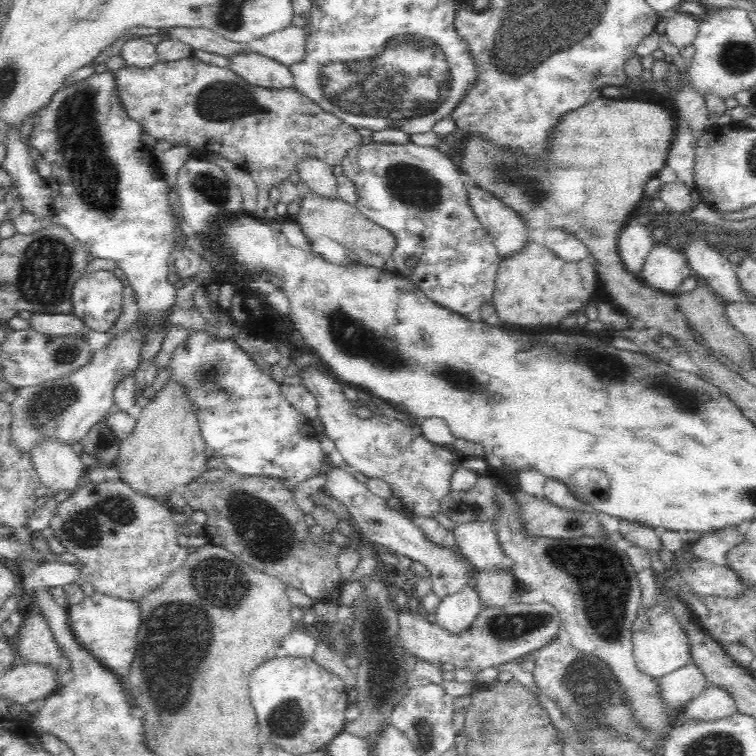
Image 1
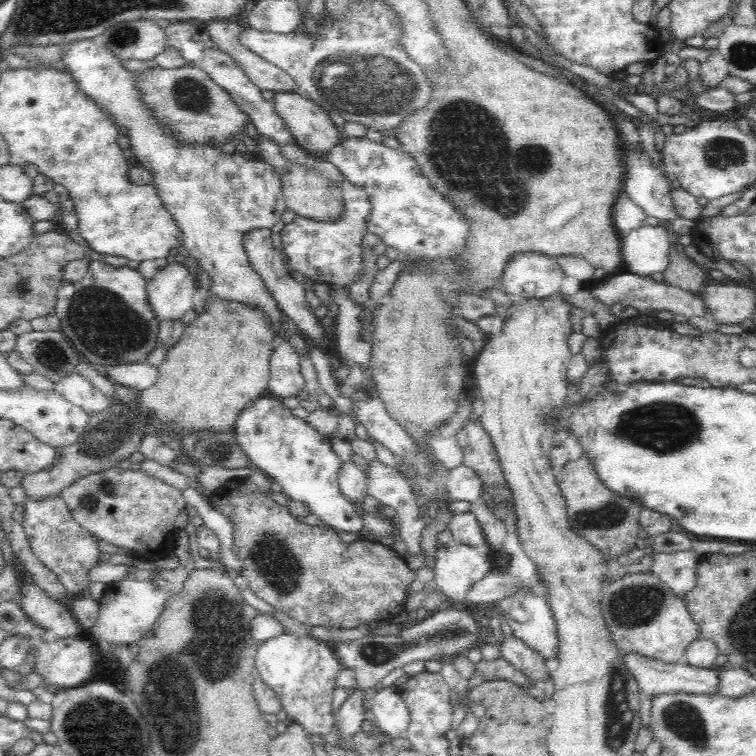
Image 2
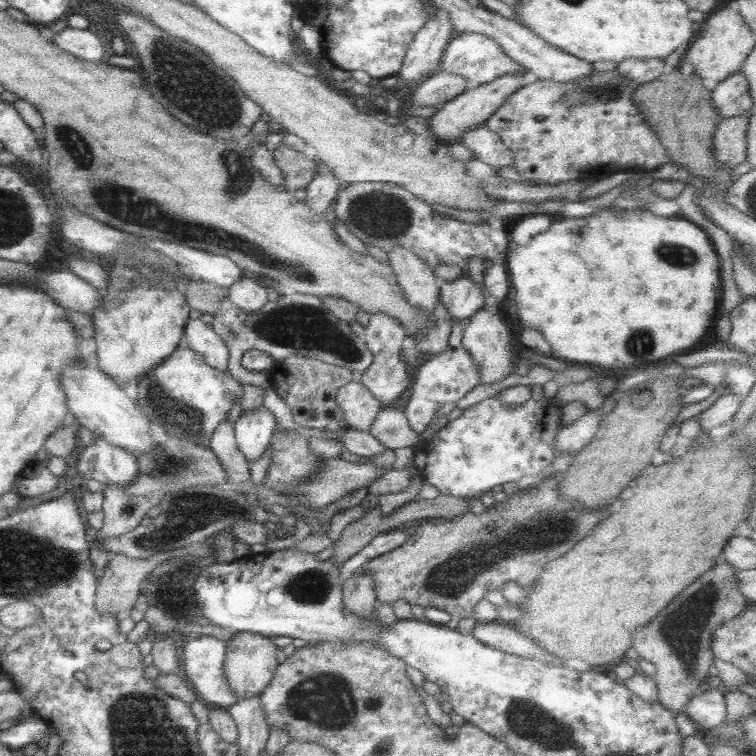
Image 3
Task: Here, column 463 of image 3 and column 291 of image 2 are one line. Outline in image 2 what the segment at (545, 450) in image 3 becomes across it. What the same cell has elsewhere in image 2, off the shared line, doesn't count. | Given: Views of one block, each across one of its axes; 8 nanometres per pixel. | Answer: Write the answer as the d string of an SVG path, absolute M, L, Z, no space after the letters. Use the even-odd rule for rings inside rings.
M267 394L258 396L242 413L233 425L234 441L240 445L253 469L262 472L271 482L281 486L281 492L292 499L304 503L311 515L318 517L323 525L336 532L350 532L354 538L361 536L363 520L354 511L352 503L342 495L338 486L338 470L342 461L332 450L330 438L321 435L307 420L301 420L284 406L282 399Z

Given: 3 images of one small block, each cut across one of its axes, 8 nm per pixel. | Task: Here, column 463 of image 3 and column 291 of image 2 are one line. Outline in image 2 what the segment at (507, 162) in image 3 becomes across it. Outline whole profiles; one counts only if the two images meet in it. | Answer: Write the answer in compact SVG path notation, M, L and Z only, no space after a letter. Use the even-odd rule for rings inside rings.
M202 21L172 22L165 28L165 35L169 48L177 50L183 56L188 67L204 70L218 86L221 86L249 116L250 122L254 124L260 135L272 139L280 148L295 144L292 133L274 109L272 102L266 101L262 97L262 91L250 82L250 79L245 76L244 70L237 66L236 61L230 55L216 47Z

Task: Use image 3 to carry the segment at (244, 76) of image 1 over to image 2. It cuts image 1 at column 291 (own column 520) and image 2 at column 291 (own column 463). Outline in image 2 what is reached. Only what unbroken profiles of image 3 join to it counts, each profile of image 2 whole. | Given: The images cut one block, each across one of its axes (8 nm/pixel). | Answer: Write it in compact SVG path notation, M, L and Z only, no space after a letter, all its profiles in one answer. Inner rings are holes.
M277 92L272 104L292 133L295 144L311 153L314 157L324 159L330 148L340 144L341 132L336 129L334 122L330 119L328 113L324 111L323 106L315 103L312 99L306 99L294 92Z

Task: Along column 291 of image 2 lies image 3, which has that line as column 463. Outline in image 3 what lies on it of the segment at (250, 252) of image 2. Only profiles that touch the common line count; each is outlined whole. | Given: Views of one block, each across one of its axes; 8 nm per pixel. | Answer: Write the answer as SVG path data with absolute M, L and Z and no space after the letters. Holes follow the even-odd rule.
M470 278L445 282L439 290L439 300L454 321L466 323L467 319L485 308L485 290Z

